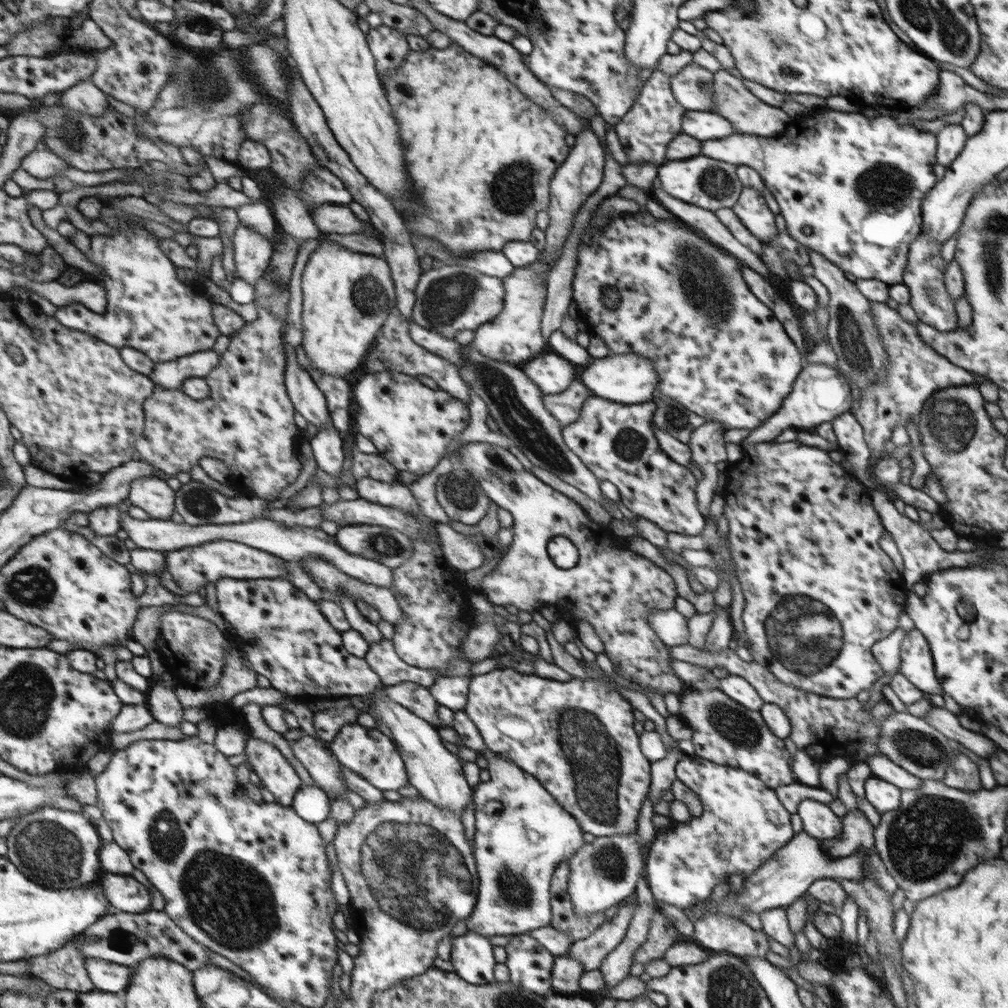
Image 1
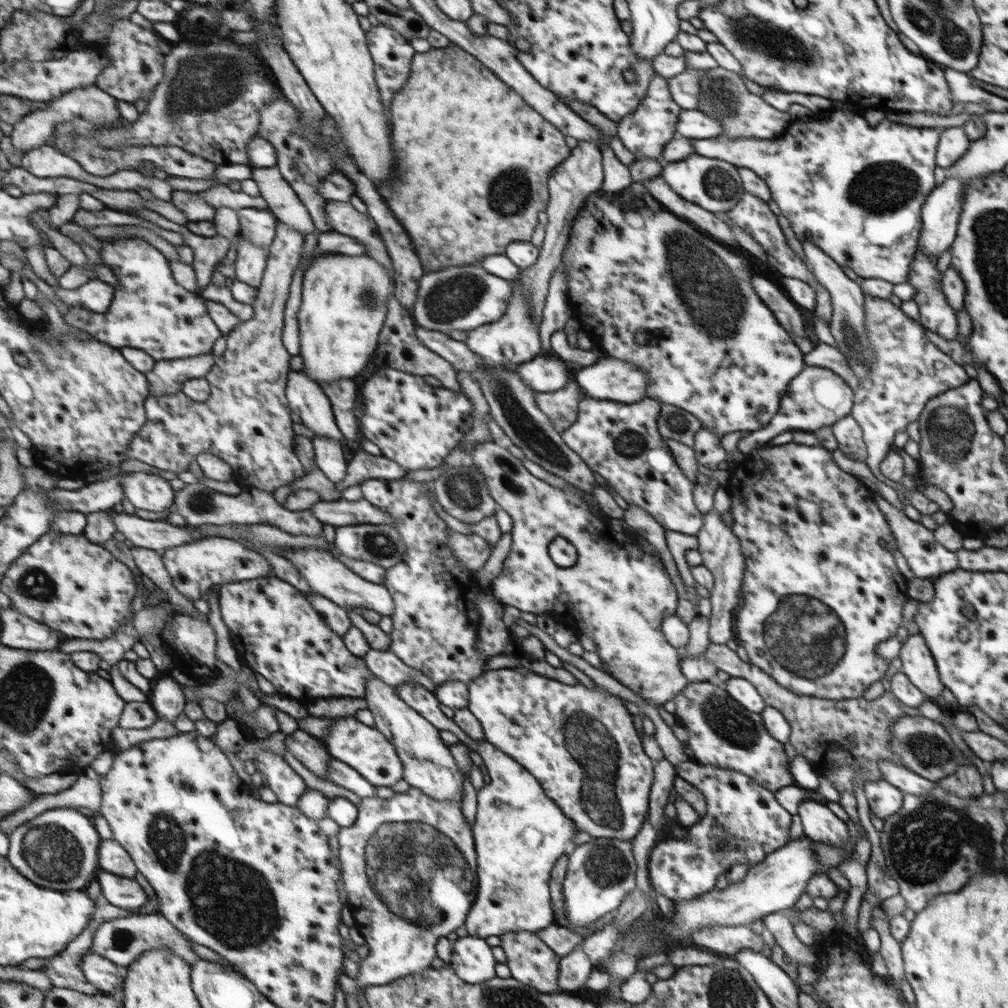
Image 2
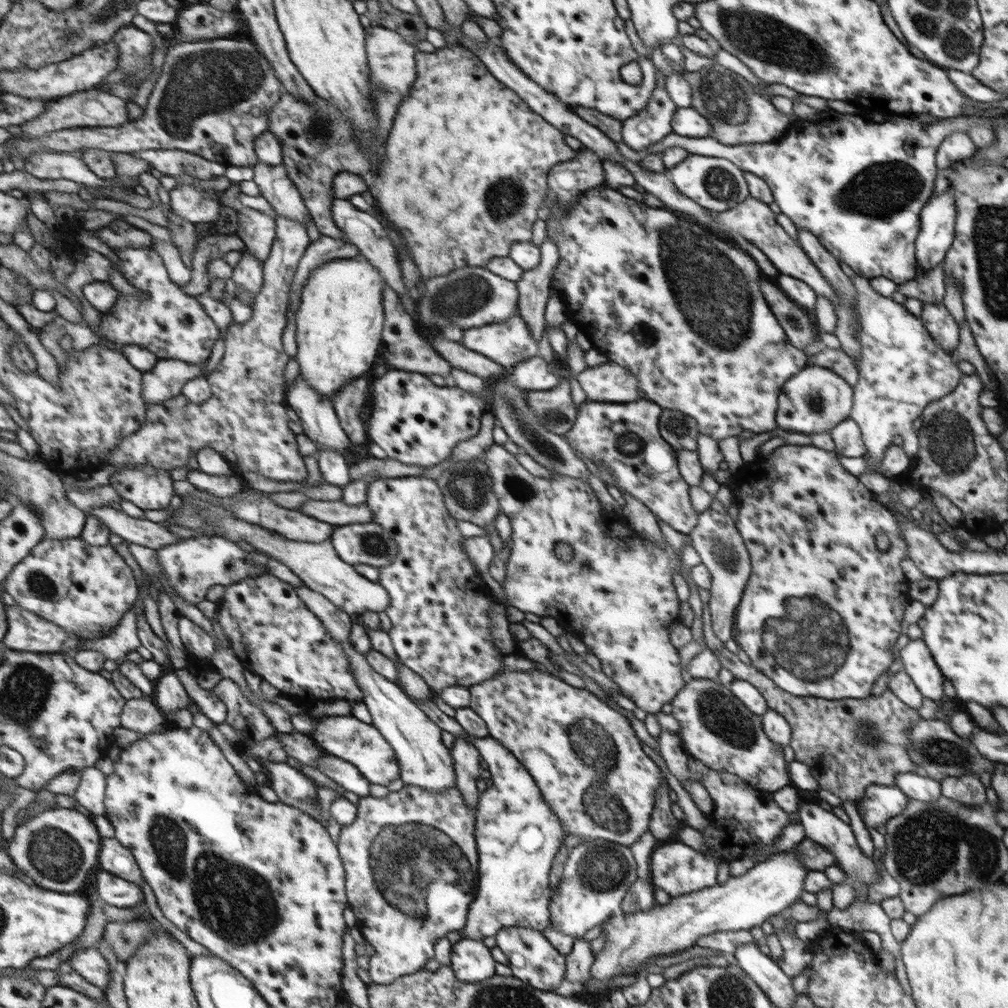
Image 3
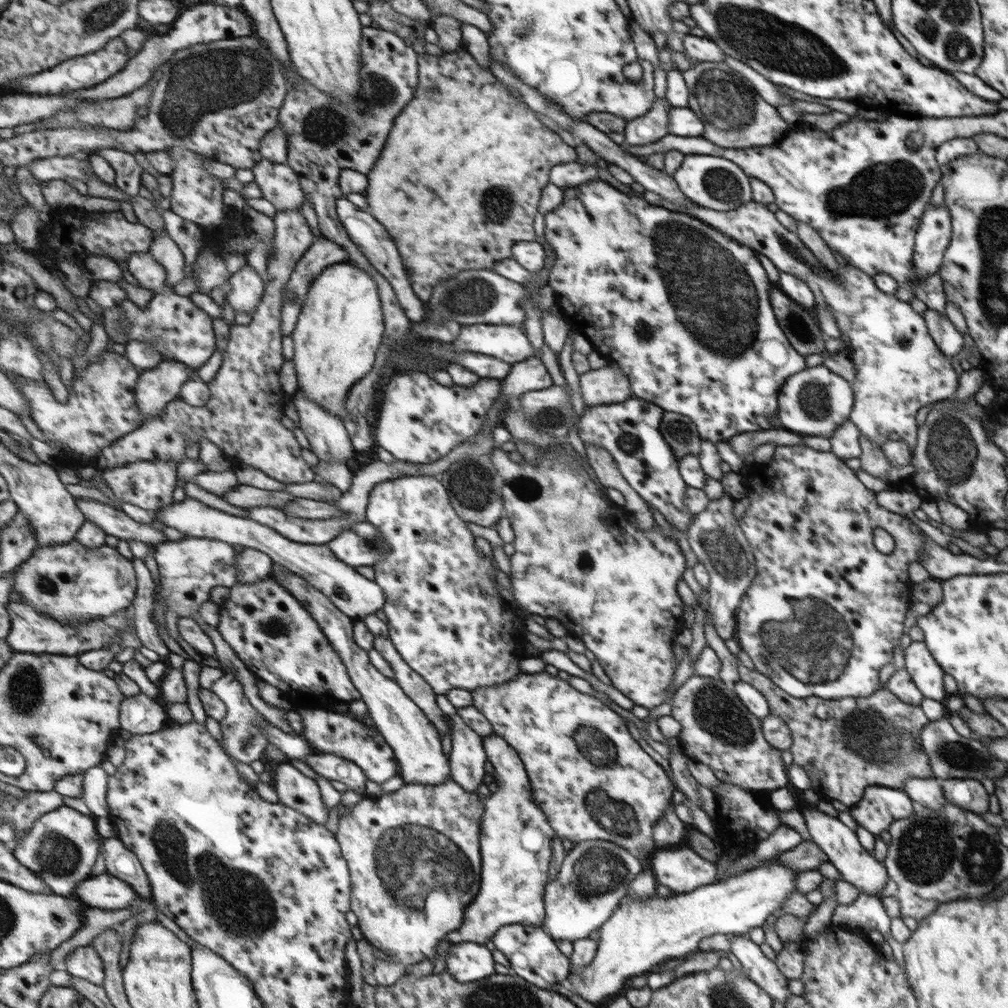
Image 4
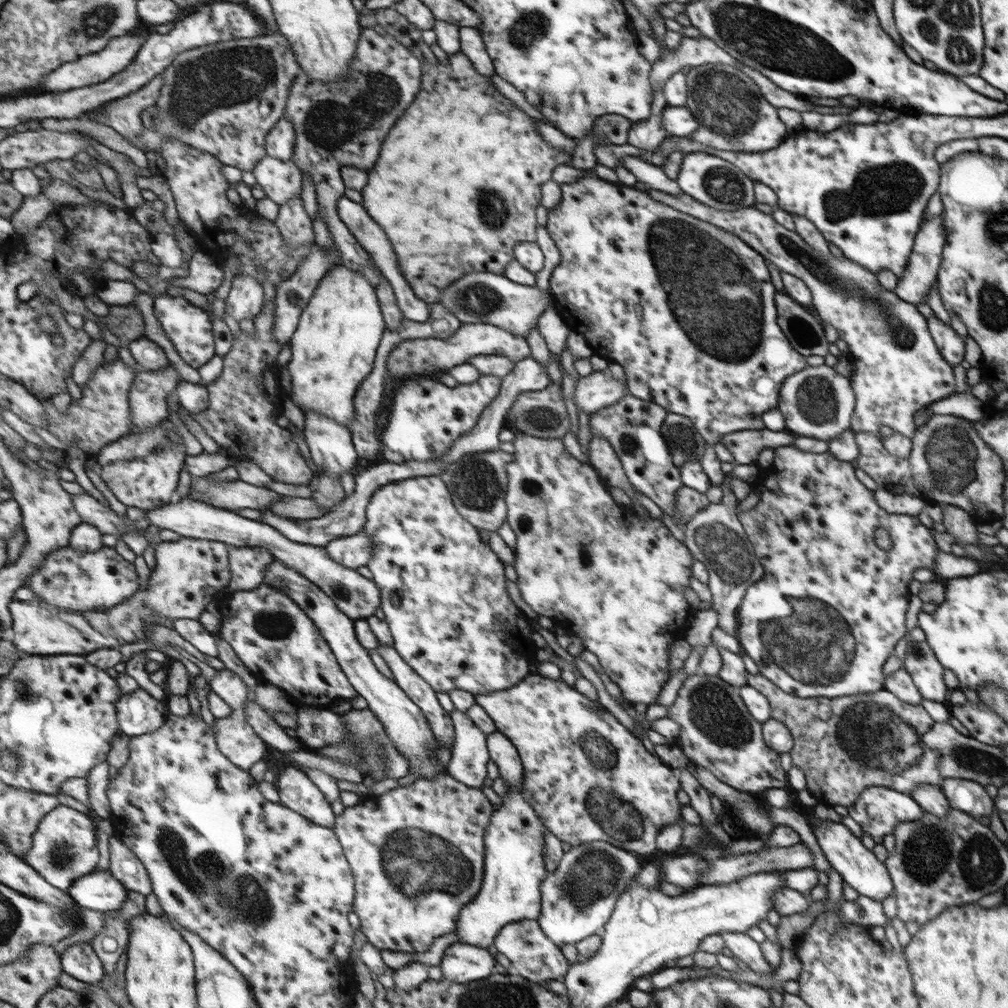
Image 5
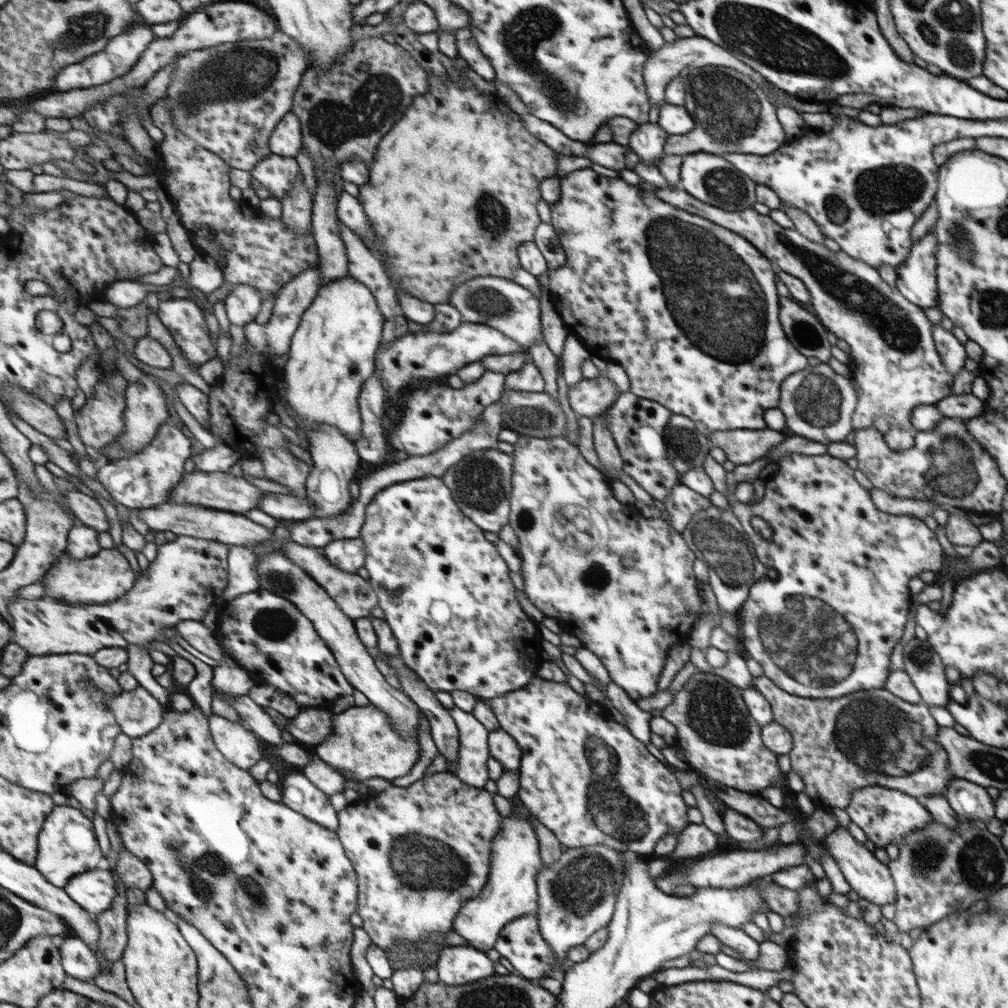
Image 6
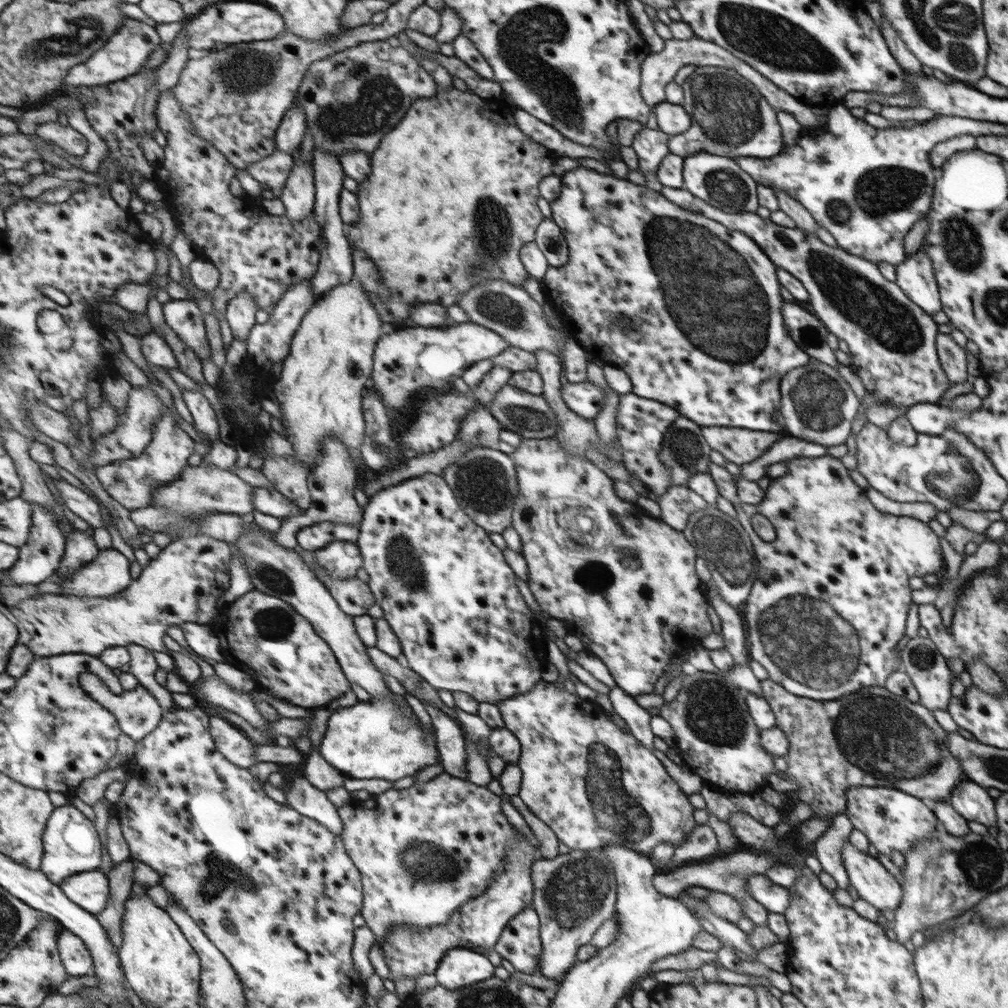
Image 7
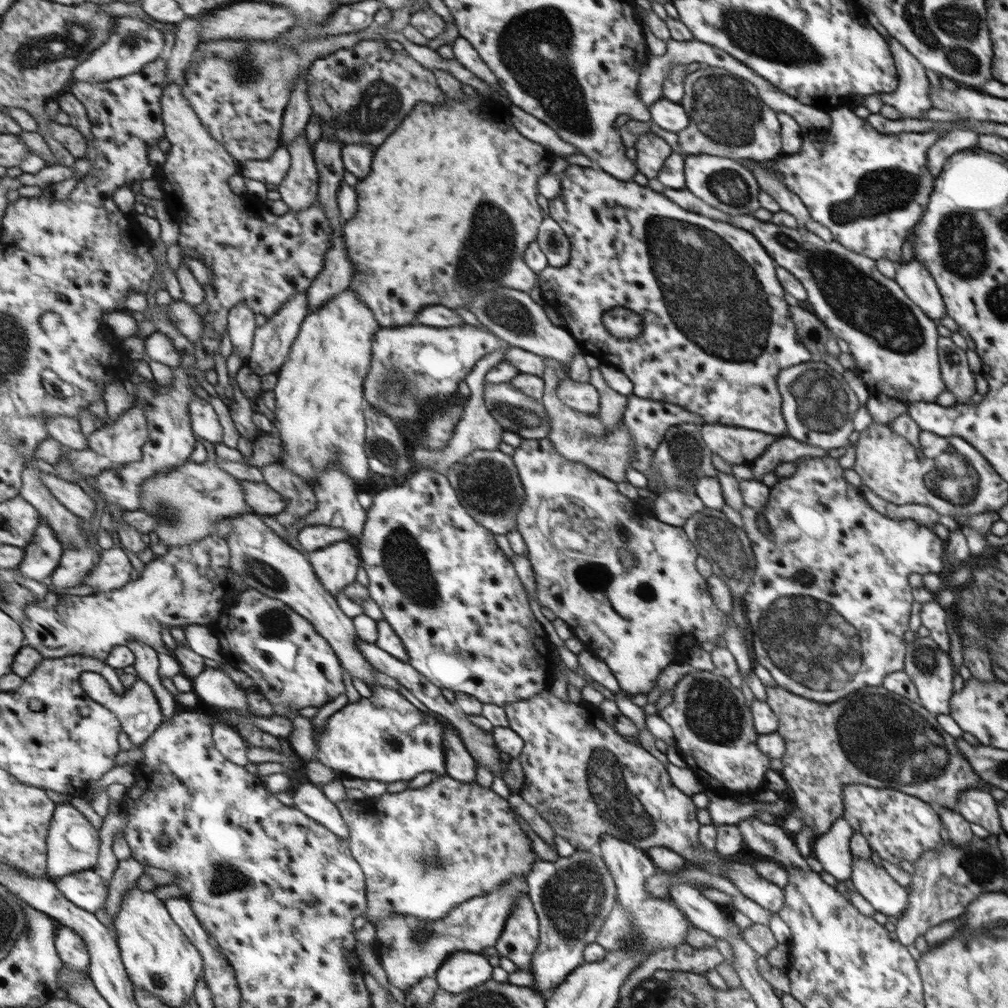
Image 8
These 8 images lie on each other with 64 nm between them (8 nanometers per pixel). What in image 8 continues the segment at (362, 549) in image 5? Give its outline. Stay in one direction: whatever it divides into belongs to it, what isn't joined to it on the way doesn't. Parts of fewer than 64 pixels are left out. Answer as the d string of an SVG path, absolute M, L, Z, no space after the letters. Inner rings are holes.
M352 540L338 542L322 550L309 552L308 558L321 577L322 583L336 597L350 584L357 582L361 559L358 546Z

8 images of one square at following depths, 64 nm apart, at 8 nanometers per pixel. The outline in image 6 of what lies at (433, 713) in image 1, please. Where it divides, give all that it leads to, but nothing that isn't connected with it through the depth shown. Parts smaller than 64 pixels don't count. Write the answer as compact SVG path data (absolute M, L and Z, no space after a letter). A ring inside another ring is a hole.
M500 728L488 735L489 752L502 764L503 772L519 772L521 768L521 747L508 731ZM512 803L512 816L504 817L505 821L504 825L502 825L501 833L494 837L493 860L490 863L489 880L482 889L482 893L468 901L453 922L452 930L460 934L462 938L465 938L471 947L487 951L494 948L502 930L509 922L521 916L526 916L526 914L537 914L540 908L540 889L537 886L537 877L540 876L544 859L541 857L540 839L537 837L535 827L530 821L532 816L530 809L524 804L516 805L516 803Z

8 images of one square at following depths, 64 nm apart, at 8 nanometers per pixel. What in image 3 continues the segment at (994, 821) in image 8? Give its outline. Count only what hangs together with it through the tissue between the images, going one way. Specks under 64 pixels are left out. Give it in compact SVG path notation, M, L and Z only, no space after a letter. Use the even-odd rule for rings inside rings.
M976 773L946 777L940 781L940 786L942 795L957 799L964 805L982 805L987 801L985 786Z

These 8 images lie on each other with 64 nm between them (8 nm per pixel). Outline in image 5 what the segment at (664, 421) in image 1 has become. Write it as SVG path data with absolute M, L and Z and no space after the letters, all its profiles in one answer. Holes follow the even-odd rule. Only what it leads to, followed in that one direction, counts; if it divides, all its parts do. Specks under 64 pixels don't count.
M669 413L663 426L665 437L672 448L673 459L678 468L688 459L700 461L706 442L687 416Z

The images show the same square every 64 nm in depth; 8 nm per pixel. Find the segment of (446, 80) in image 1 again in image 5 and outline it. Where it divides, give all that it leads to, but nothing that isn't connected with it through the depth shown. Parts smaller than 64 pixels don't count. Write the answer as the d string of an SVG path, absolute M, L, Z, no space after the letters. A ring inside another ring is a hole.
M462 51L450 55L448 64L440 64L440 62L425 64L422 61L422 72L421 91L410 105L410 110L406 110L406 118L402 118L404 126L398 122L398 126L394 126L394 134L390 134L390 138L385 139L386 146L382 146L382 158L377 158L376 164L368 171L369 182L361 190L361 196L363 197L362 206L368 211L369 216L372 216L382 226L382 230L392 240L400 271L406 281L410 283L414 294L433 306L450 284L454 284L454 281L466 276L470 270L472 273L504 274L507 266L517 260L516 246L524 241L536 241L538 224L536 222L536 208L540 204L540 186L553 178L553 172L557 166L568 165L572 160L573 152L555 148L544 140L537 128L537 122L519 110L512 100L504 98L495 88L491 77L479 74L477 67L473 66L471 60Z

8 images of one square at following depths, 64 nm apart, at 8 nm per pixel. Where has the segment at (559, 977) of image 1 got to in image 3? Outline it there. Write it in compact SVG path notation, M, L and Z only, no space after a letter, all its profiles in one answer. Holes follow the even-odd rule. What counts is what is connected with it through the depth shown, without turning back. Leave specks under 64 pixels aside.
M577 938L574 942L572 952L565 956L566 973L564 980L572 984L586 985L590 980L590 970L594 967L594 952L590 948L590 942Z

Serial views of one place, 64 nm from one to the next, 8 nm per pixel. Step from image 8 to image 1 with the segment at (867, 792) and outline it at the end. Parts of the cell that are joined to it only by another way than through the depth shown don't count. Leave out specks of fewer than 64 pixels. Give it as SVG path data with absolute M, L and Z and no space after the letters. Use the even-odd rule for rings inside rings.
M870 776L866 779L864 788L866 800L868 800L880 814L900 808L901 787L894 786L894 783Z

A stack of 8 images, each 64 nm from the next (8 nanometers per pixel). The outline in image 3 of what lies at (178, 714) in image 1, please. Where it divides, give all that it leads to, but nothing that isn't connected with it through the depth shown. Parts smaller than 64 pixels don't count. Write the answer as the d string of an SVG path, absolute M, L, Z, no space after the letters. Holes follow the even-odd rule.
M176 672L170 673L156 684L157 693L153 698L165 713L174 712L174 710L184 710L184 708L188 709L190 706L192 698L177 675Z

